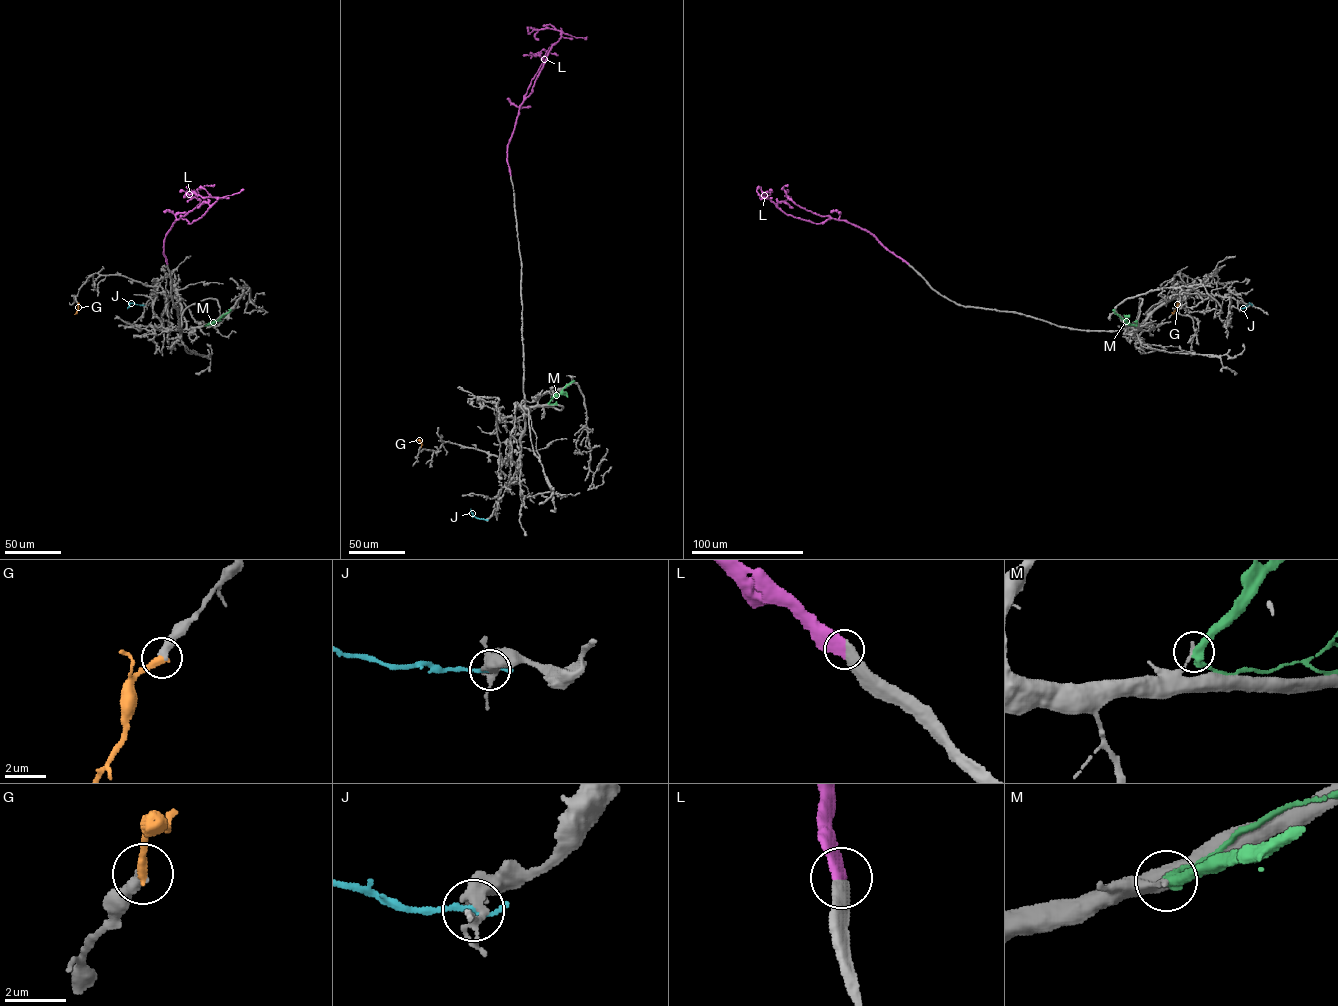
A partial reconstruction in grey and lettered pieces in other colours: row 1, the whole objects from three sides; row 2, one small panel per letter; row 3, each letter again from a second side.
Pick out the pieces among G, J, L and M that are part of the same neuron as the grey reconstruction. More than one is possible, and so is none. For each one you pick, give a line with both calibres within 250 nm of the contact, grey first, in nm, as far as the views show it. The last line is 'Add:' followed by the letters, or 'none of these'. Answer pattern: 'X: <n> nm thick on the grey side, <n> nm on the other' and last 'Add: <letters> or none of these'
L: 500 nm thick on the grey side, 500 nm on the other
Add: L

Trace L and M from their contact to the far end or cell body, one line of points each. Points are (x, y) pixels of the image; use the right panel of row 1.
L: (908, 264), (866, 230), (834, 218), (813, 223), (784, 213), (768, 198), (761, 197), (765, 194), (759, 196)
M: (1135, 325), (1125, 321), (1113, 309)

